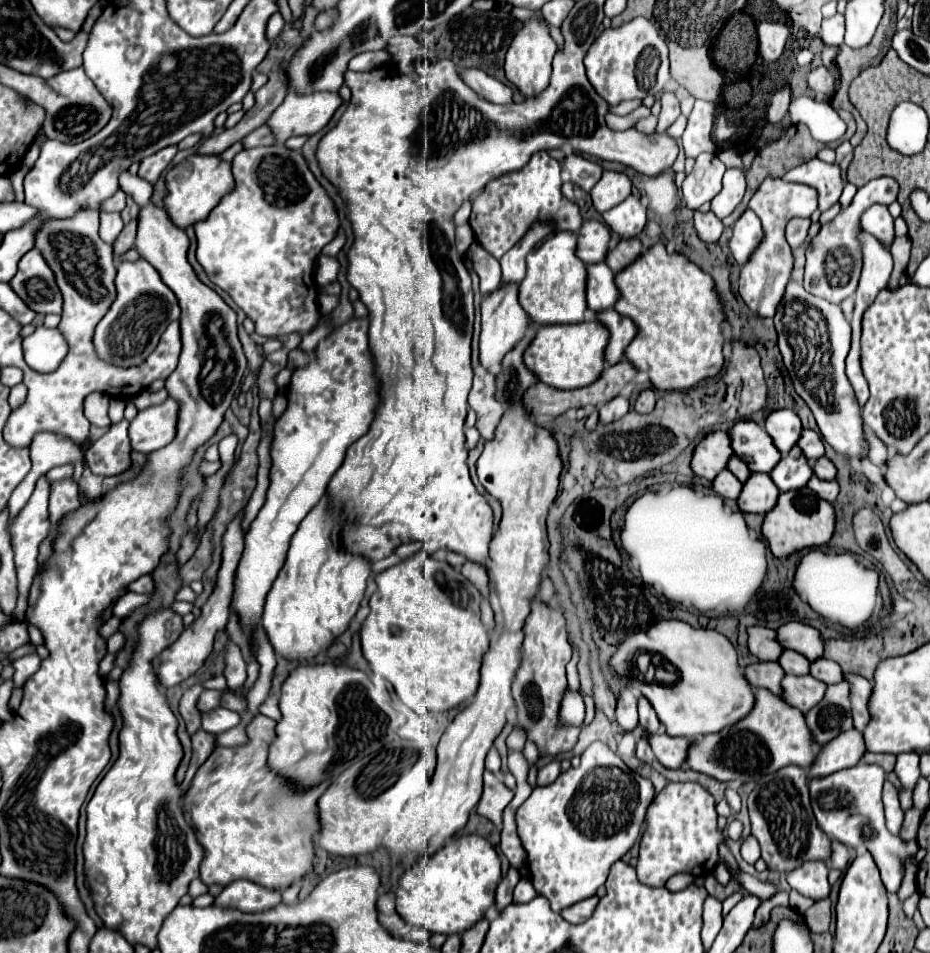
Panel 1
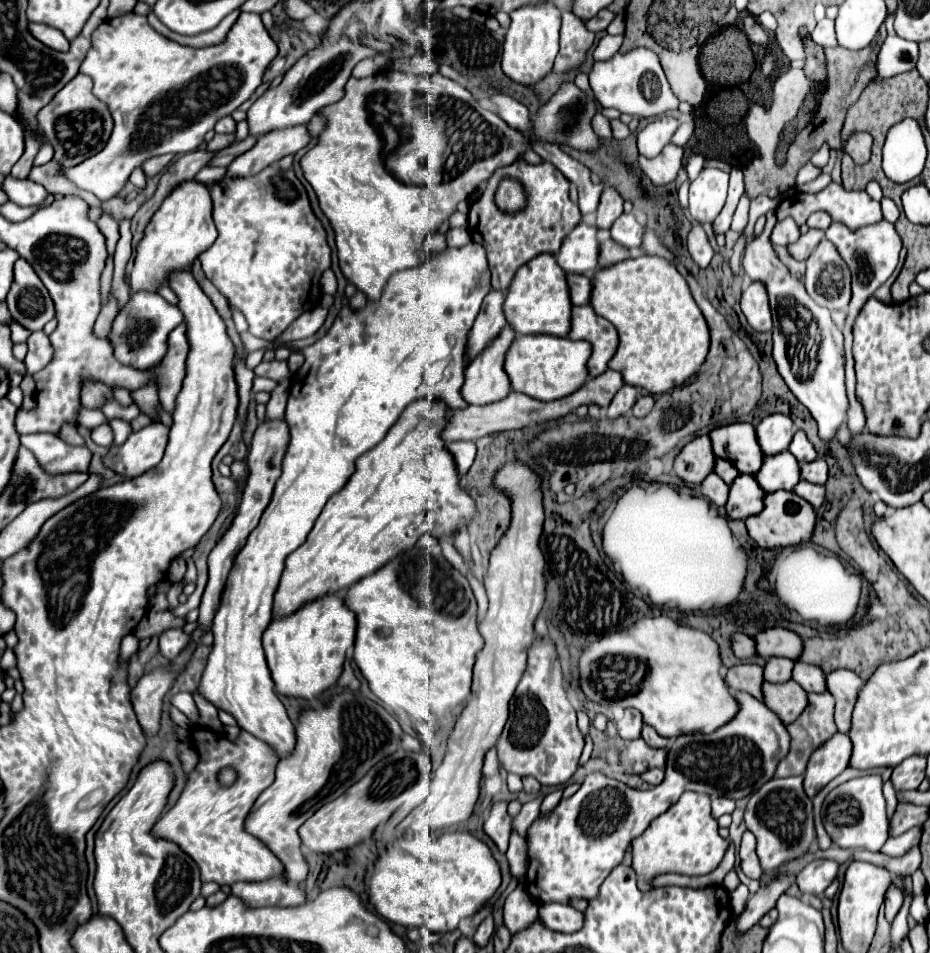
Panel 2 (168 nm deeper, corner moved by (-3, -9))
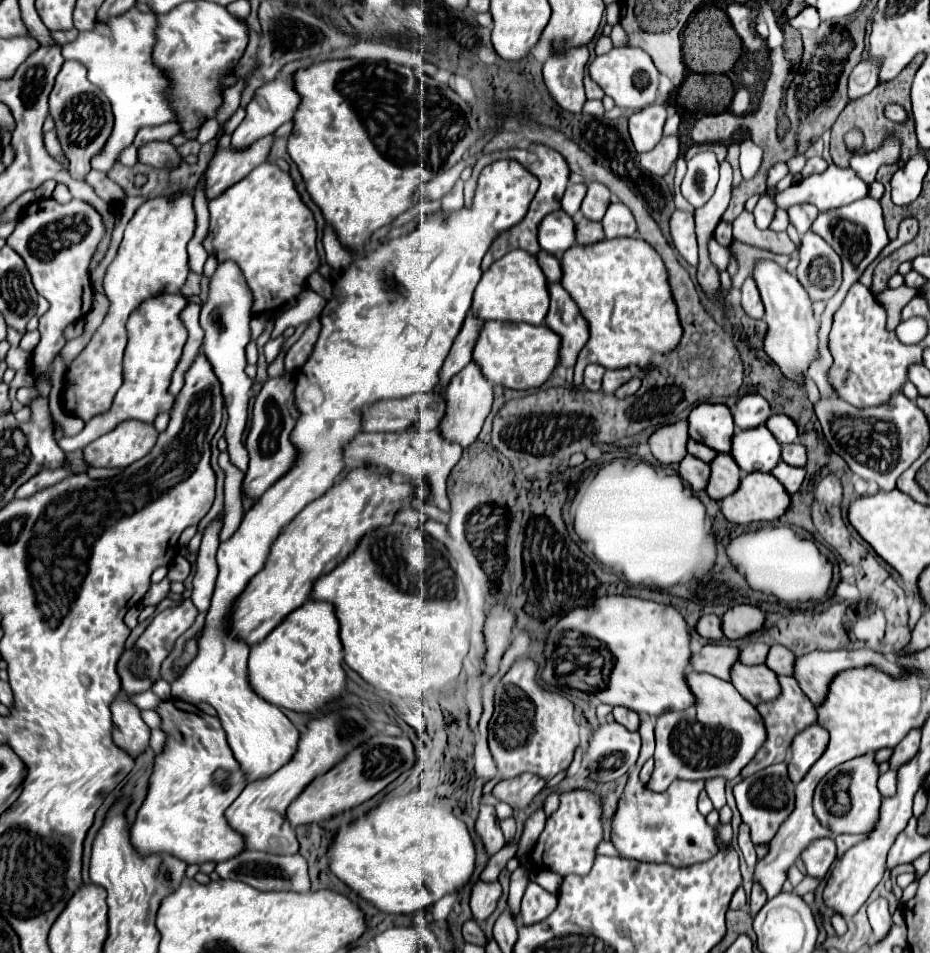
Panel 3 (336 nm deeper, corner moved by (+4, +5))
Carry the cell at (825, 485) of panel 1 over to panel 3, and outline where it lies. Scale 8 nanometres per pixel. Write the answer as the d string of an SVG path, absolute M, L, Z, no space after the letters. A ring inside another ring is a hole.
M779 462L779 464L771 470L771 474L785 486L785 490L787 490L789 494L795 494L795 492L799 490L803 478L805 478L805 468L795 468L795 466L789 466L789 464L785 464L785 462Z

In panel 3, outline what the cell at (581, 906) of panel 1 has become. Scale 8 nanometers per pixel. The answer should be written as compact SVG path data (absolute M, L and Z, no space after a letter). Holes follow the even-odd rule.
M539 884L527 886L523 900L521 900L521 922L525 926L531 926L535 922L541 922L557 908L557 896L541 888Z

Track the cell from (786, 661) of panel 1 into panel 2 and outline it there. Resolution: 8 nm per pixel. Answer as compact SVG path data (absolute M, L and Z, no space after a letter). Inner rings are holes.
M770 658L764 666L764 678L770 682L788 682L792 680L792 668L794 662L788 658Z

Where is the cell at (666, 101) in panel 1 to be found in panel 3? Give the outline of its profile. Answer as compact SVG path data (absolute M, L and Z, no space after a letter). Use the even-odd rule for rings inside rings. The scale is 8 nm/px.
M661 104L647 106L629 118L629 134L637 152L649 152L663 138L667 110Z

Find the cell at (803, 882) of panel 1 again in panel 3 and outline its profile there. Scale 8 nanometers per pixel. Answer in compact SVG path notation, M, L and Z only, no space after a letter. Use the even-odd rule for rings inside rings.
M821 838L813 840L801 854L801 860L807 866L807 874L813 878L823 880L827 870L831 868L835 860L835 840L833 838Z

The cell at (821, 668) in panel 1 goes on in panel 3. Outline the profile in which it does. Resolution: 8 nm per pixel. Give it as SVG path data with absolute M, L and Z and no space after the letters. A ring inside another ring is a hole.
M771 646L765 666L769 666L775 674L793 674L795 656L785 646Z

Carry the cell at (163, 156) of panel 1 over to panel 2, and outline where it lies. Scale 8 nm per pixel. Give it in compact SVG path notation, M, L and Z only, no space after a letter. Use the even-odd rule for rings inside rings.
M164 154L164 156L154 156L154 158L146 160L146 162L144 162L144 166L142 166L142 170L144 170L146 178L152 178L152 176L156 176L156 174L164 172L172 158L174 158L172 154Z

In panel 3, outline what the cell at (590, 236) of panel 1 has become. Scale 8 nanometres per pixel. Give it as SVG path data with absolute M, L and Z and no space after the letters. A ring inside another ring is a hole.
M563 210L547 214L539 226L537 242L541 242L541 248L545 252L561 258L563 252L575 244L575 222L573 222L573 218Z

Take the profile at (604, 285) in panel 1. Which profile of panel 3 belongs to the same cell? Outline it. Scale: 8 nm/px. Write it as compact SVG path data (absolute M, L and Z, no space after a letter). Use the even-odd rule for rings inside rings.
M543 250L537 256L537 260L539 260L539 266L541 266L541 270L543 270L543 274L545 274L545 278L549 282L559 282L561 280L561 264L559 264L559 260L555 256L551 256L549 252Z

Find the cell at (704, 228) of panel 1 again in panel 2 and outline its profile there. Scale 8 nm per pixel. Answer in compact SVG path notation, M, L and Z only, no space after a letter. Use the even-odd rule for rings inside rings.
M696 224L688 234L688 252L700 268L706 268L714 256L714 250L708 242L708 236L700 224Z

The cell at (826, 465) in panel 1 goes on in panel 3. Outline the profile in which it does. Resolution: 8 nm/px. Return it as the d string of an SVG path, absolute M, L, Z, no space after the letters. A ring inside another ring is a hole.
M799 442L781 446L781 460L787 462L787 464L791 464L791 466L805 466L805 462L807 462L805 446L799 444Z

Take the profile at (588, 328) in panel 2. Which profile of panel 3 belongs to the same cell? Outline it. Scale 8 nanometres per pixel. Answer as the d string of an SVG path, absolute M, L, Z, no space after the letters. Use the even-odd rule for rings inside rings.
M549 282L549 314L545 316L545 324L561 338L559 346L559 364L561 366L575 366L579 350L589 340L589 326L587 320L581 318L577 312L577 306L565 294L563 286L559 282Z

